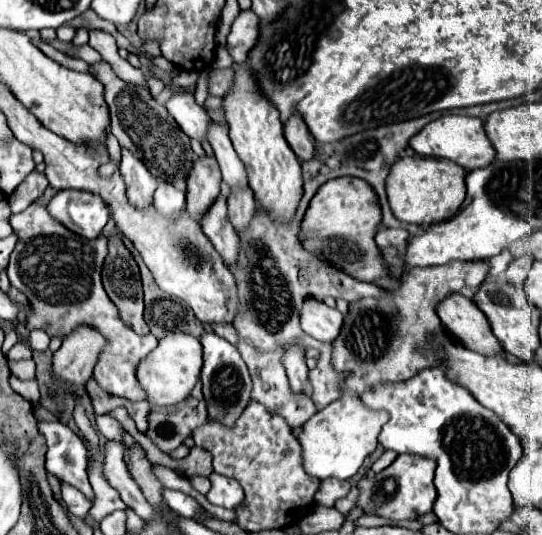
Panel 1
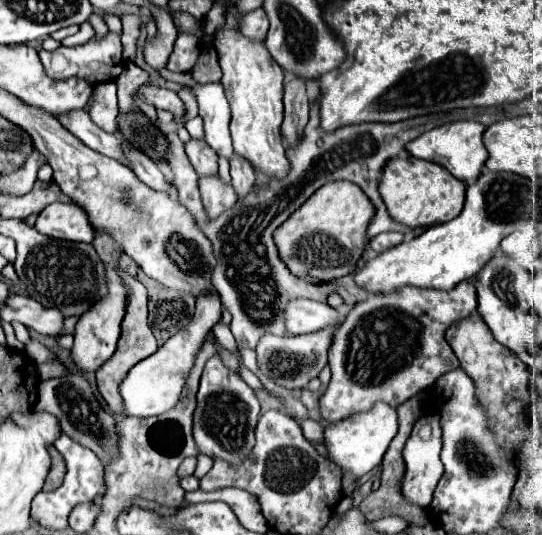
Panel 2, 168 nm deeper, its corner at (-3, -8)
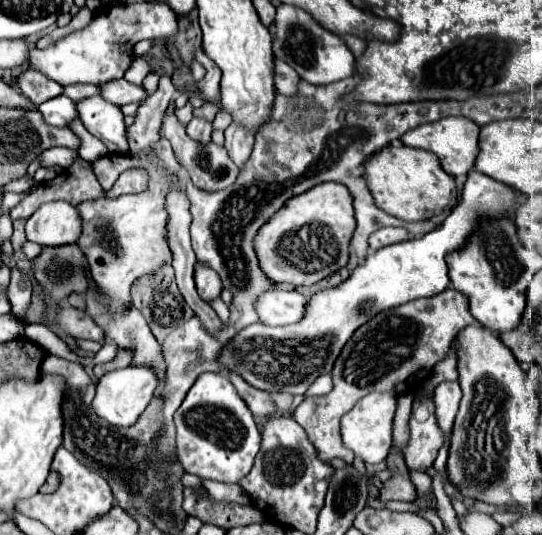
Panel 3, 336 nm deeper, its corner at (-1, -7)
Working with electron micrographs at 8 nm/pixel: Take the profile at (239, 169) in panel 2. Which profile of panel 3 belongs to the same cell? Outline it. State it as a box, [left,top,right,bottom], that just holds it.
[224,123,254,167]

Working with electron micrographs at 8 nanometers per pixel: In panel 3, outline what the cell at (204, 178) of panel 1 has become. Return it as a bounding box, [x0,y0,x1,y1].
[186,117,212,143]

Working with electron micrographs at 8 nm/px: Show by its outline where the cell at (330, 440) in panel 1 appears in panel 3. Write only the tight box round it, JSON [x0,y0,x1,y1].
[342,393,396,465]

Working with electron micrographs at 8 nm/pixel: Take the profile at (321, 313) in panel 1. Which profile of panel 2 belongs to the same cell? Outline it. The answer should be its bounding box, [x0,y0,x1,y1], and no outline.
[284,298,340,334]

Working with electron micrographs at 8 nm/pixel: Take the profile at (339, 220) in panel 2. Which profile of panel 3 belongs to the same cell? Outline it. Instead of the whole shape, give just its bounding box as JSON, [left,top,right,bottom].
[254,183,356,285]

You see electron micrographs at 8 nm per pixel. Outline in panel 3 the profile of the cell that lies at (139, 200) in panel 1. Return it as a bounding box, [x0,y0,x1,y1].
[38,95,78,127]

